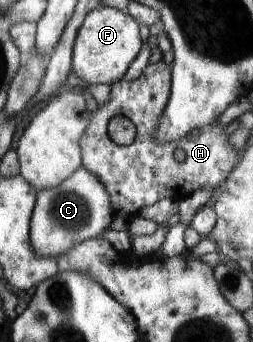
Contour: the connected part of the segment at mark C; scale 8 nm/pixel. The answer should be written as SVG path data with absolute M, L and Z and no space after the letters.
M79 167L59 187L45 189L37 194L31 215L31 247L37 257L57 257L73 249L87 239L96 239L104 234L113 221L113 211L107 189L97 177L84 167Z

